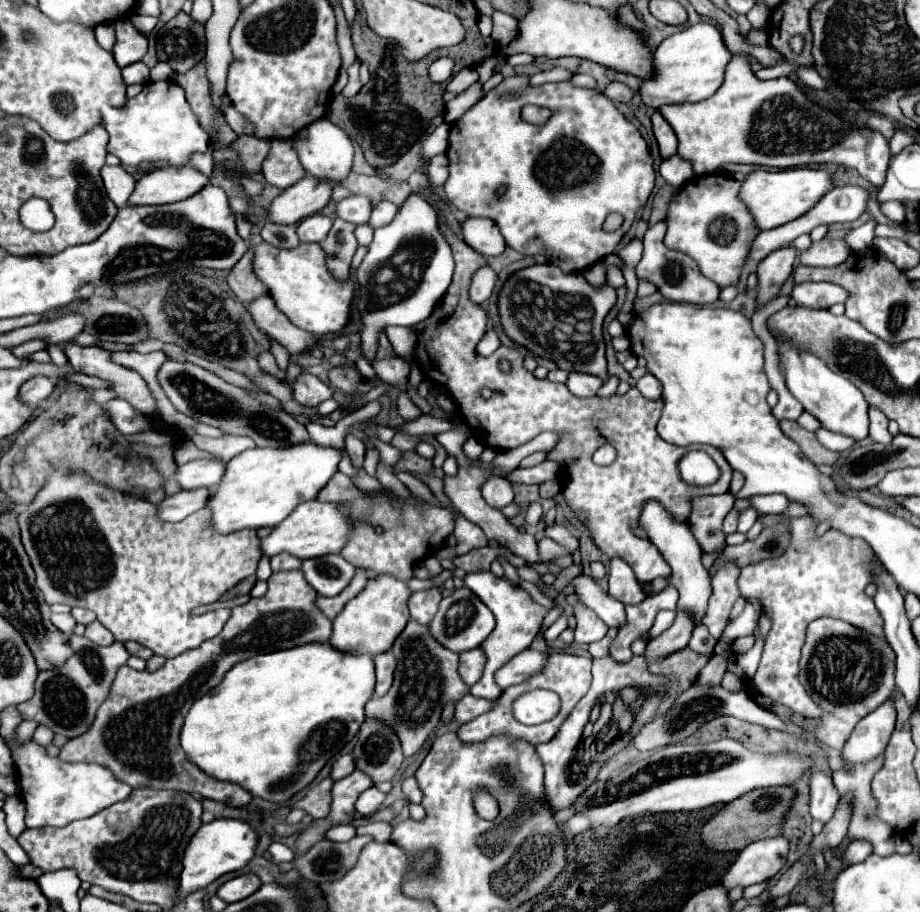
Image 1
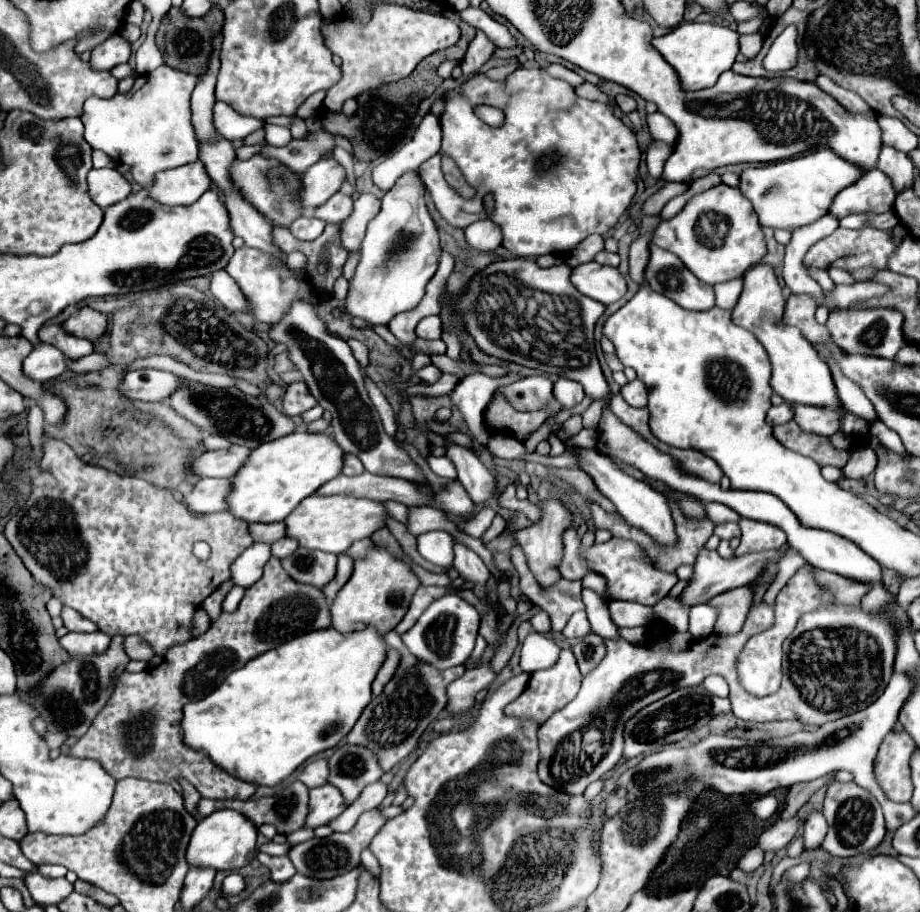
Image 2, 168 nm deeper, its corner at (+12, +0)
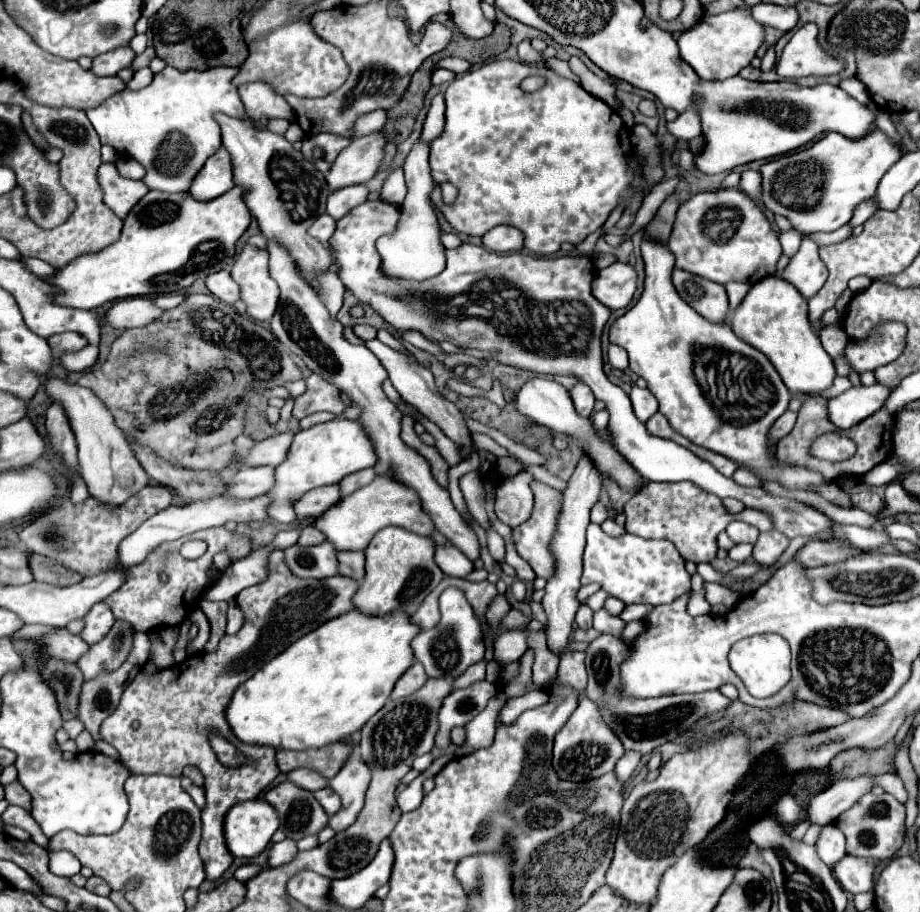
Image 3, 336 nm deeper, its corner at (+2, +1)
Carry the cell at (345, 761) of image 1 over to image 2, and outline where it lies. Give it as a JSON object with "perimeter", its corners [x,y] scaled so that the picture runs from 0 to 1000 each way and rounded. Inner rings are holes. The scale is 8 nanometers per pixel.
{"perimeter":[[[352,832],[339,834],[335,837],[328,848],[324,850],[324,854],[333,861],[333,863],[348,863],[357,856],[357,837]]]}

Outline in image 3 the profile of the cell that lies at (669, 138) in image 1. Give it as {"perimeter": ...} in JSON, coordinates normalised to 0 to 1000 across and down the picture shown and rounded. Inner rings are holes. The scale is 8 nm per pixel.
{"perimeter":[[[750,118],[750,121],[741,123],[735,132],[726,134],[724,140],[726,140],[726,145],[728,145],[730,149],[735,149],[737,154],[750,156],[750,154],[754,154],[757,149],[763,147],[763,140],[759,140],[759,136],[761,136],[759,125],[757,125],[754,118]]]}

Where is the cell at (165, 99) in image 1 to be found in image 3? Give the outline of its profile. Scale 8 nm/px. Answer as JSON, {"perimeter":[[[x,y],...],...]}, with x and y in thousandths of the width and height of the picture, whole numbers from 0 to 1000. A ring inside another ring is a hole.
{"perimeter":[[[180,72],[176,79],[167,81],[167,88],[163,90],[163,94],[154,99],[133,99],[130,103],[124,103],[122,107],[113,110],[107,118],[96,121],[93,125],[102,143],[107,145],[111,158],[120,158],[122,162],[126,162],[130,171],[141,171],[159,184],[159,193],[154,195],[154,200],[163,208],[202,211],[209,195],[222,182],[224,173],[241,162],[241,143],[233,125],[241,123],[259,132],[272,132],[261,110],[259,96],[252,92],[252,86],[257,79],[259,75],[243,75],[243,72],[222,77],[222,79],[217,77],[198,79],[187,72]]]}

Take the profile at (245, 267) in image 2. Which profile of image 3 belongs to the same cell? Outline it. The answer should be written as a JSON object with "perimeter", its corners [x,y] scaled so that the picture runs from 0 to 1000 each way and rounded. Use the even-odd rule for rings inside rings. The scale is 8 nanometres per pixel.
{"perimeter":[[[267,268],[252,292],[252,305],[261,311],[261,325],[272,349],[291,353],[304,327],[300,309],[291,300],[291,279]]]}

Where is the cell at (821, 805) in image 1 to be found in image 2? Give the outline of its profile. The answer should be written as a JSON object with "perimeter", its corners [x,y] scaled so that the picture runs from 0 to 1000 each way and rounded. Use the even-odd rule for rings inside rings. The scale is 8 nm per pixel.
{"perimeter":[[[878,885],[878,894],[876,894],[876,902],[874,902],[874,911],[872,911],[872,918],[874,918],[874,931],[887,931],[893,927],[896,918],[898,918],[898,911],[900,911],[900,902],[896,898],[893,891],[885,889],[883,885]]]}

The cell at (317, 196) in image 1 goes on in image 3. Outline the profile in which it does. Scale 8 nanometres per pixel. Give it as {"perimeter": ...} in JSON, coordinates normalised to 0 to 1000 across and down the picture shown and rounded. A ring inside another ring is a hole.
{"perimeter":[[[413,145],[393,149],[393,151],[385,151],[380,156],[380,160],[370,167],[370,171],[363,175],[363,180],[359,182],[359,186],[354,191],[354,200],[357,200],[359,208],[370,208],[370,206],[376,206],[376,204],[383,204],[383,202],[398,202],[409,191],[409,186],[415,178],[417,158],[420,156],[417,156],[417,149]]]}

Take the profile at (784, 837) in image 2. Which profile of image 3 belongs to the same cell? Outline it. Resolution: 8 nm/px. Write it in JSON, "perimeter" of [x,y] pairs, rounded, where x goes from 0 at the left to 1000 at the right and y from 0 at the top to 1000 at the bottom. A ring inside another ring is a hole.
{"perimeter":[[[935,851],[928,855],[913,855],[885,873],[876,886],[876,899],[880,904],[904,904],[922,884],[935,877],[939,868],[948,864],[948,851]]]}

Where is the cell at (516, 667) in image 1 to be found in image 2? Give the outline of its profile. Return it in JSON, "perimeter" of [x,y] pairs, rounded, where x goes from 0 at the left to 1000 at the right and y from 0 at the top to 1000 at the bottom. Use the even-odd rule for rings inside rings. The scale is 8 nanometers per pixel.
{"perimeter":[[[530,727],[515,731],[515,734],[507,734],[507,738],[500,745],[496,745],[487,751],[485,782],[496,786],[496,784],[502,784],[509,777],[513,777],[517,771],[517,760],[522,755],[526,755],[528,751],[535,751],[537,745],[539,745],[539,738],[533,734]]]}

